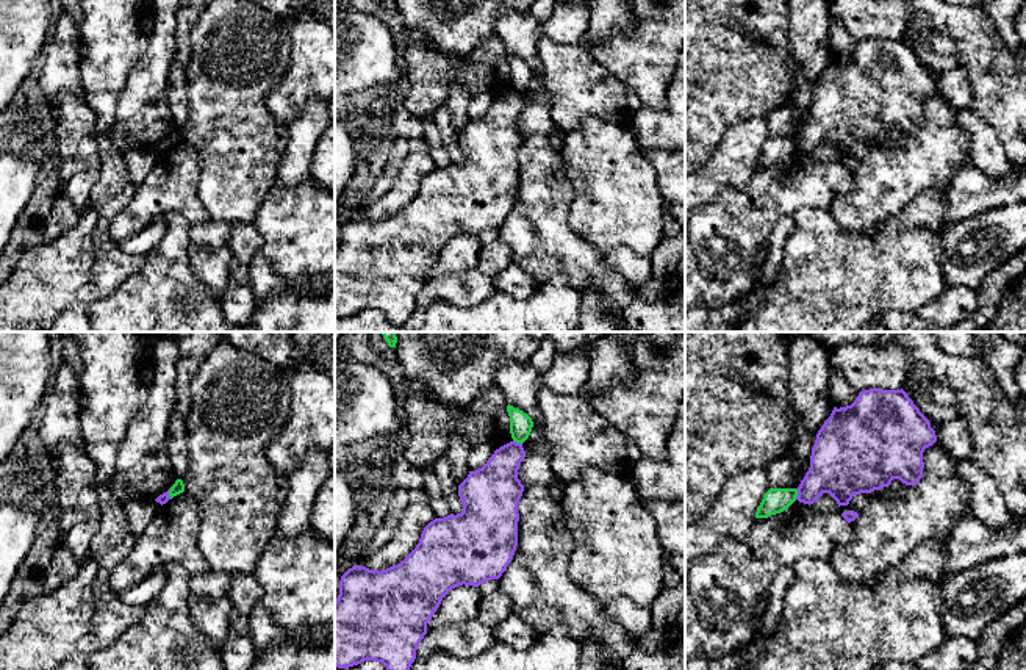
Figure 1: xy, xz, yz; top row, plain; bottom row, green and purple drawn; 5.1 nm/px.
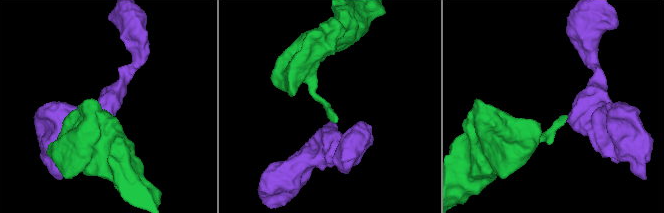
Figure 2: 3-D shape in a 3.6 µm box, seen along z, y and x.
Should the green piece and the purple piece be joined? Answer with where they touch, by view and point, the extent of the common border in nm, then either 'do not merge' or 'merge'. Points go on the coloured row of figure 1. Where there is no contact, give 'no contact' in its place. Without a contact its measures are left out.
yz (796, 493) | 60 nm | do not merge

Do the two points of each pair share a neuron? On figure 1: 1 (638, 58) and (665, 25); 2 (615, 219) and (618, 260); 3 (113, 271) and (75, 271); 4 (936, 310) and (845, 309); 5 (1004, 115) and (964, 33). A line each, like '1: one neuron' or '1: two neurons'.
1: one neuron
2: two neurons
3: two neurons
4: two neurons
5: one neuron

